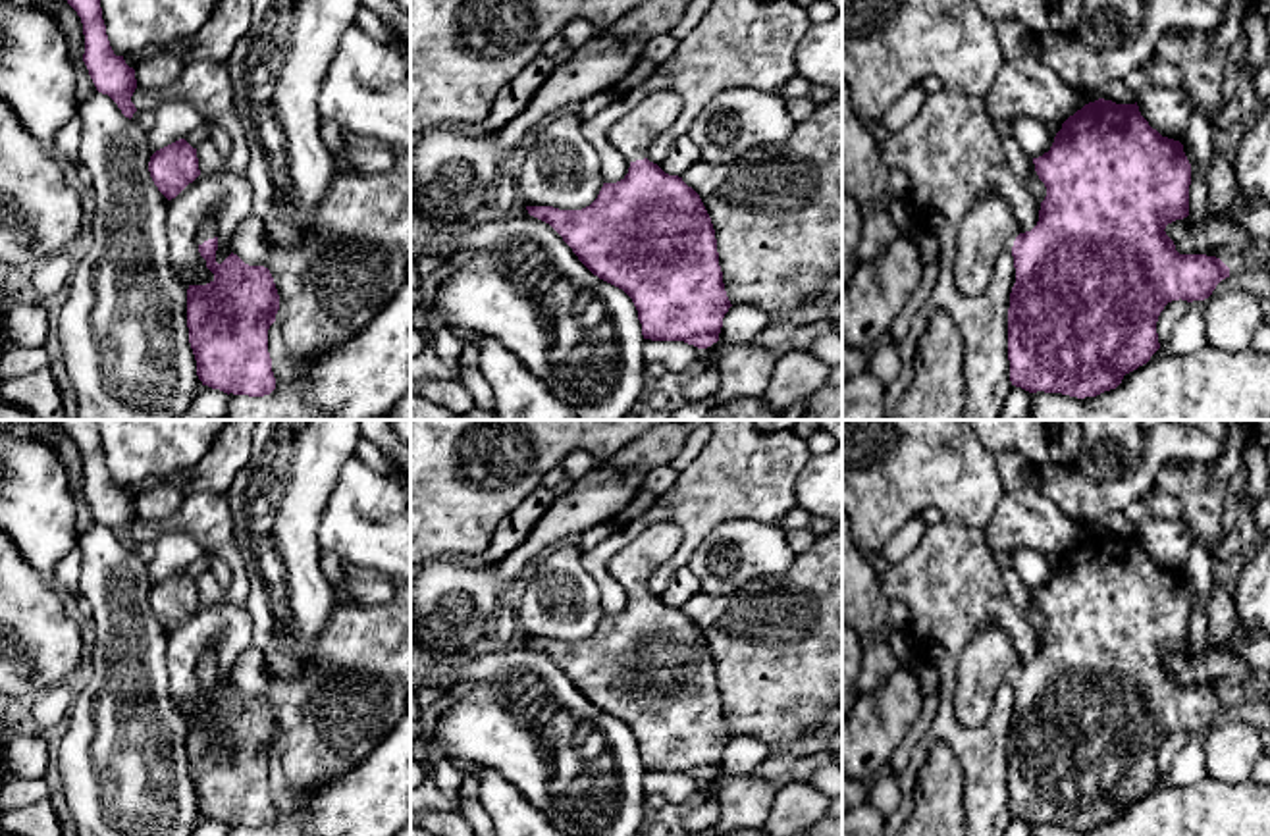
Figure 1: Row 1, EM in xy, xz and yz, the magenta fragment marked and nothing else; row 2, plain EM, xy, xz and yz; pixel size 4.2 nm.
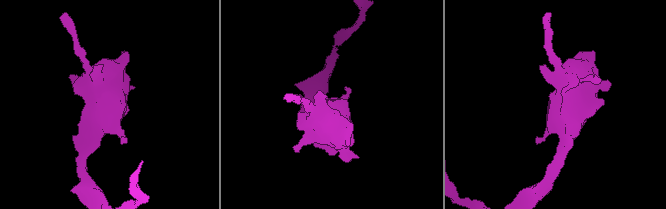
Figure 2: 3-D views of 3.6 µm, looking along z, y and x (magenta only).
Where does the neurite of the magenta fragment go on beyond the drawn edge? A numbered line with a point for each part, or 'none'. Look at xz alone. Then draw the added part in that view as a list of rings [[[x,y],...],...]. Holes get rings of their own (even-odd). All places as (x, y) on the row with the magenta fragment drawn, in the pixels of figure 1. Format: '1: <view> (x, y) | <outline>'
1: xz (633, 133) | [[[675,91],[648,94],[611,127],[611,144],[621,150],[628,162],[648,158],[648,146],[675,123],[682,104],[682,96]]]

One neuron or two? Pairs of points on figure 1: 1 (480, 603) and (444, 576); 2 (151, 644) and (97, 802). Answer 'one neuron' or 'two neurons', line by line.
1: one neuron
2: one neuron

